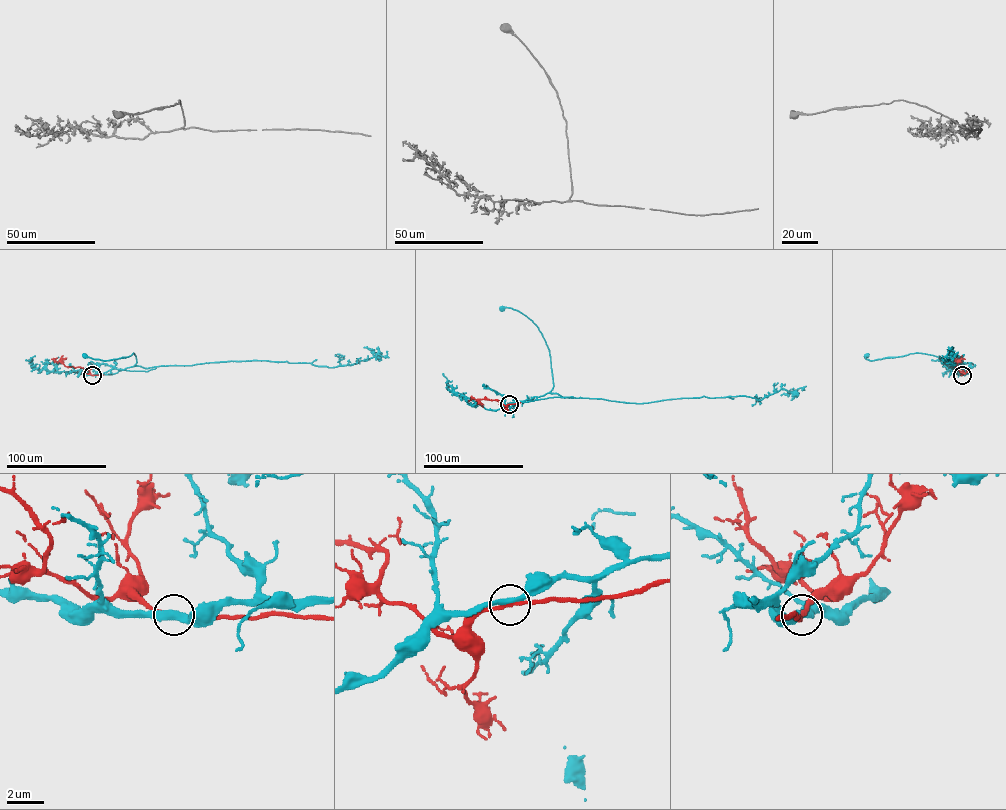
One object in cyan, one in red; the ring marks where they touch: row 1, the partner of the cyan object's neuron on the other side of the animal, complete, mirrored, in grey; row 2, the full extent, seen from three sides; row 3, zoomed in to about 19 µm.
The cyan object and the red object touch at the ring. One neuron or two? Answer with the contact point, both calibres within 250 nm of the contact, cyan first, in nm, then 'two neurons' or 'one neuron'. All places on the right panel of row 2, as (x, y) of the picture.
at (962, 375); 320 nm thick on the cyan side, 200 nm on the other; one neuron

